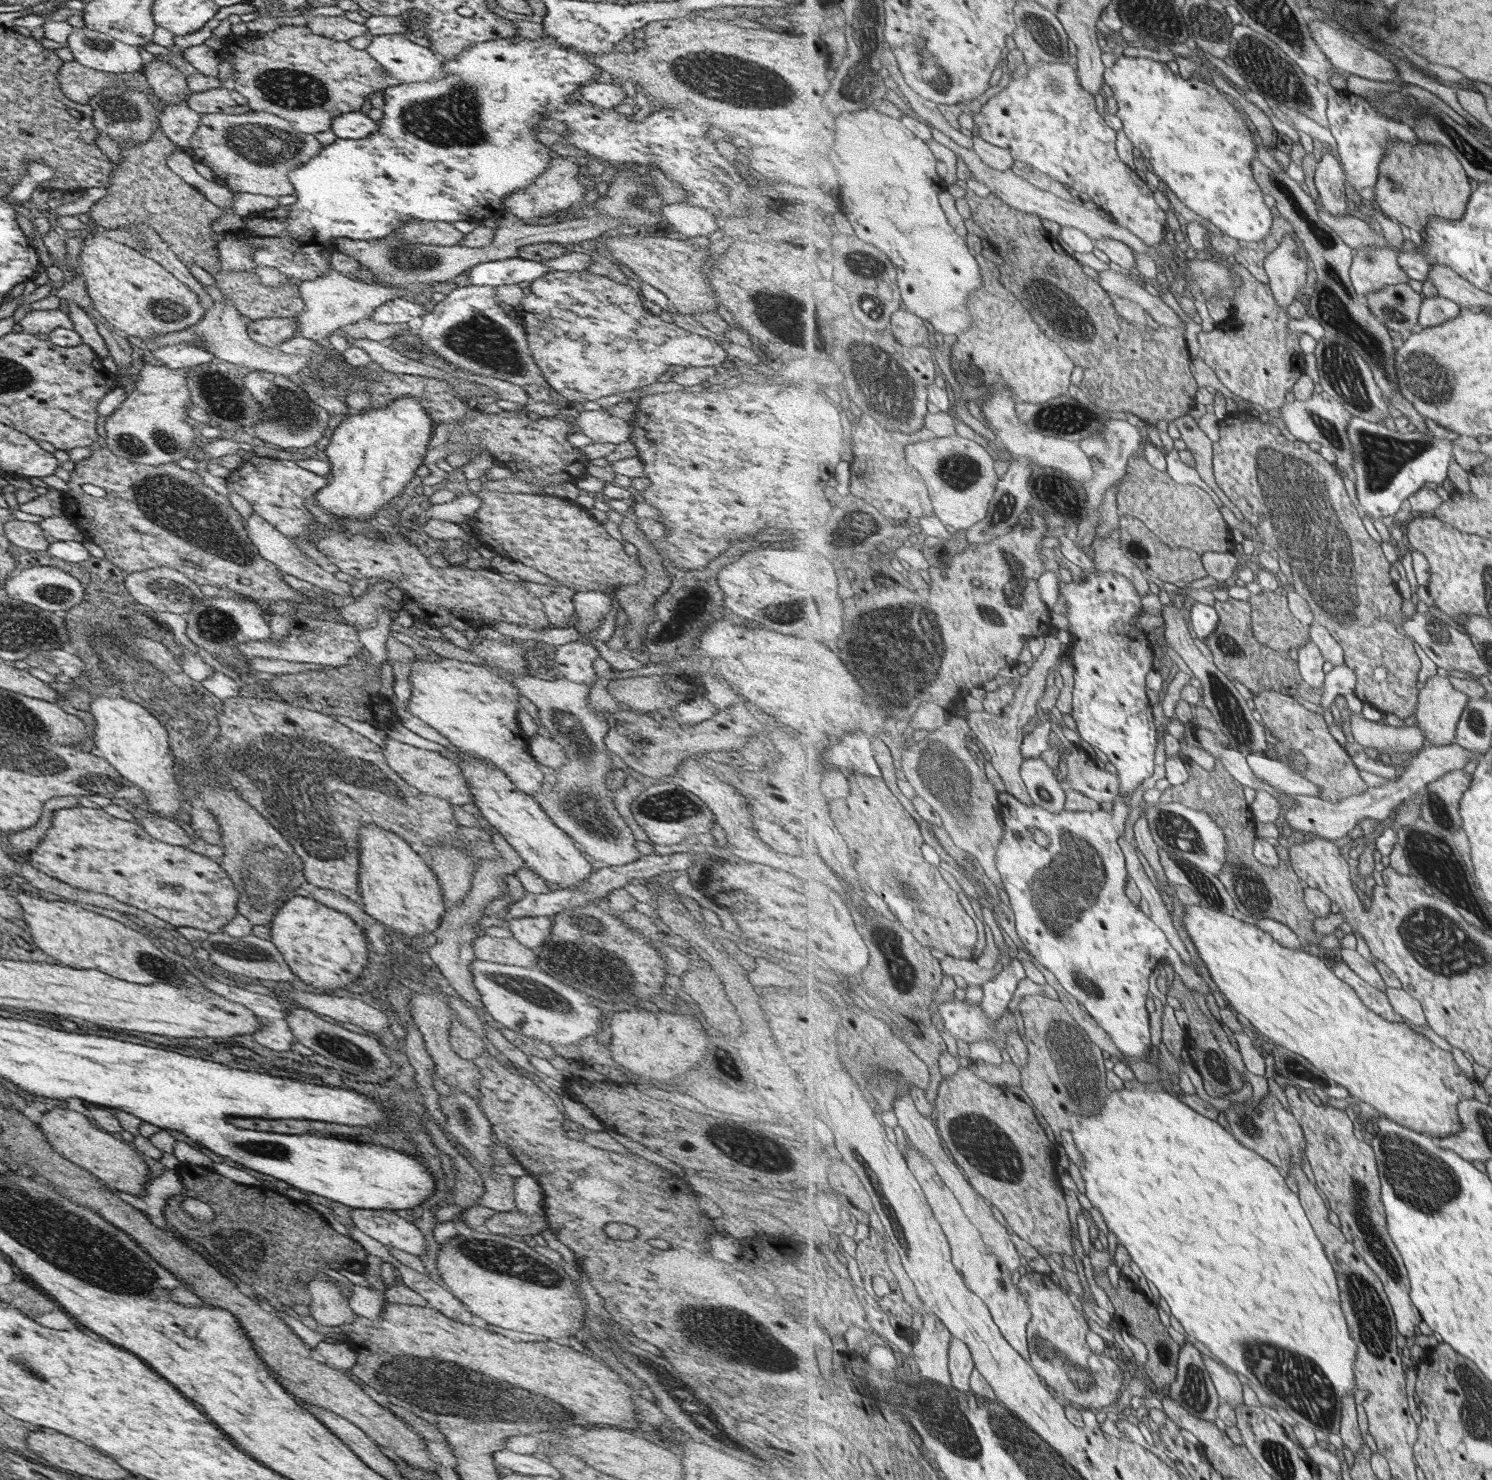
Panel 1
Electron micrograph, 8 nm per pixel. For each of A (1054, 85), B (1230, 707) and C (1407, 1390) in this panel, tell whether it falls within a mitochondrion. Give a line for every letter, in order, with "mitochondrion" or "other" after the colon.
A: mitochondrion
B: mitochondrion
C: other

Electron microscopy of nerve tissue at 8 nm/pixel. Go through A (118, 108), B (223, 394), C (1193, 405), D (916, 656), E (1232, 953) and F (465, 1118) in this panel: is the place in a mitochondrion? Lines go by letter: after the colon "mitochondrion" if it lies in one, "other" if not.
A: mitochondrion
B: mitochondrion
C: other
D: mitochondrion
E: other
F: mitochondrion

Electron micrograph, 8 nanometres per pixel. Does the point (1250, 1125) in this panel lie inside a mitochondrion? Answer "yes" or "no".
yes

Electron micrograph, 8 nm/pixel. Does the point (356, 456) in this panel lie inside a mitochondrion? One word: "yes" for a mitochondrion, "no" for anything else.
no

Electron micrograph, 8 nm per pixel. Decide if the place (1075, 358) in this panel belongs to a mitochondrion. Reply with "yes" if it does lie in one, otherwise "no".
no

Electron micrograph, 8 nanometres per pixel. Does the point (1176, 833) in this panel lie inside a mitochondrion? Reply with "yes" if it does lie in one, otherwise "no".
yes

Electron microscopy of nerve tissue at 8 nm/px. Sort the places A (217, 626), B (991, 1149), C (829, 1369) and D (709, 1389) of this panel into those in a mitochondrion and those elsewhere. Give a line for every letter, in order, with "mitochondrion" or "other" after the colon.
A: mitochondrion
B: mitochondrion
C: other
D: other

